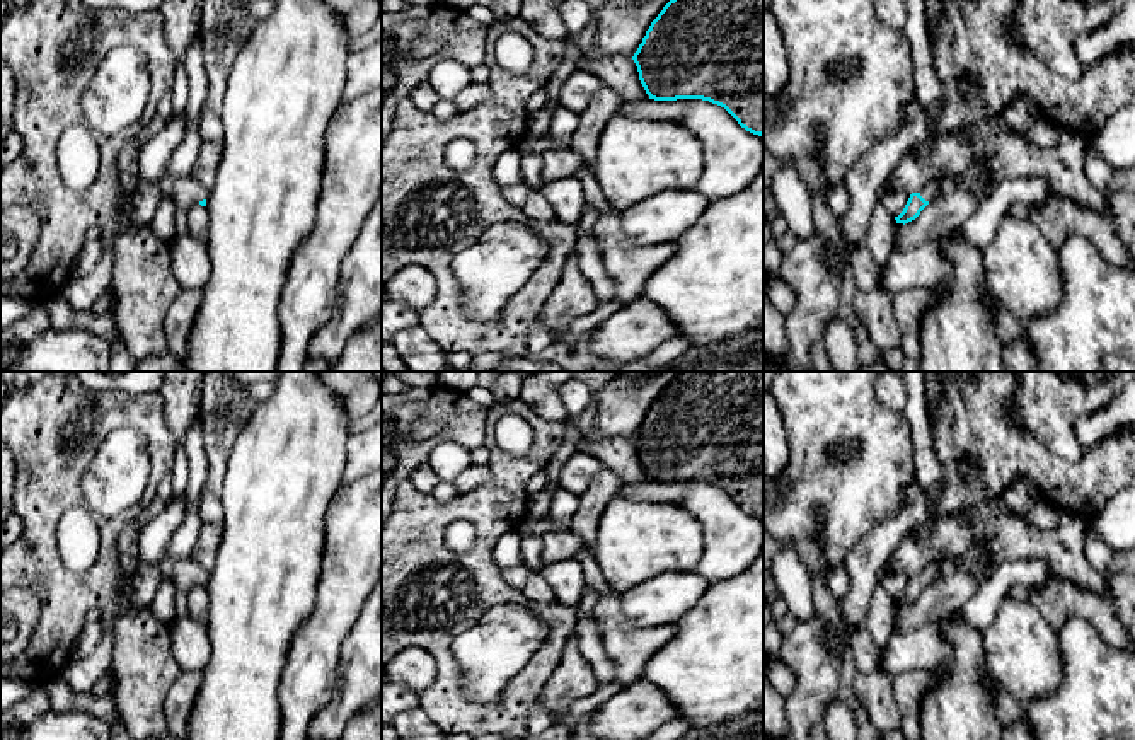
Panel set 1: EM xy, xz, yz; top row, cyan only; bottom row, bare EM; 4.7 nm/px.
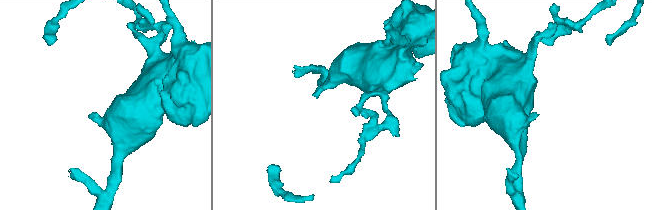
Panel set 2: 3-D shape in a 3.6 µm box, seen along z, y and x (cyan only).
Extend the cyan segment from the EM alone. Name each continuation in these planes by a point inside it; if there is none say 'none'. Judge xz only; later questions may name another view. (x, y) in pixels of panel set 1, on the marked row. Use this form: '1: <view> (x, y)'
none

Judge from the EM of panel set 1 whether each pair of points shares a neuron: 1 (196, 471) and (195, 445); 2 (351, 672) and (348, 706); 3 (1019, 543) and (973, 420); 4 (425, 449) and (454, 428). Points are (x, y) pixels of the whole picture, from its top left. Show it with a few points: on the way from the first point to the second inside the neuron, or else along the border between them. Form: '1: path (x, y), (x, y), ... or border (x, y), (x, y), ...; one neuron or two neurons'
1: path (196, 464), (195, 452); one neuron
2: path (351, 681), (350, 698); one neuron
3: border (996, 497), (972, 503), (967, 508); two neurons
4: path (432, 442), (447, 433); one neuron

